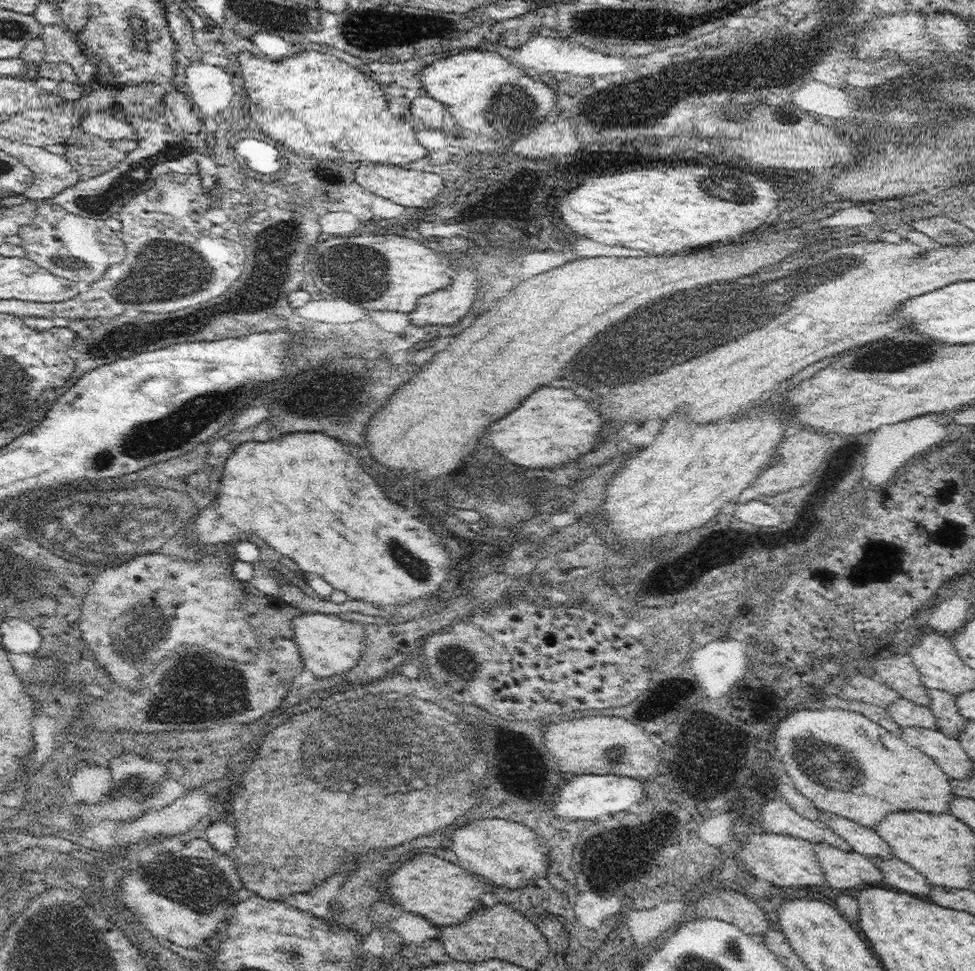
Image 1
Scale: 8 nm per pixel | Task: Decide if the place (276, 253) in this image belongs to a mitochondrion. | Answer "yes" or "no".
no

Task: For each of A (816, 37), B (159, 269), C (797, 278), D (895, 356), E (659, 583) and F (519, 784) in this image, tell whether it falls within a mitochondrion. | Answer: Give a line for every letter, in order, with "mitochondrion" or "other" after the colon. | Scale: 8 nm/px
A: other
B: mitochondrion
C: mitochondrion
D: mitochondrion
E: other
F: other

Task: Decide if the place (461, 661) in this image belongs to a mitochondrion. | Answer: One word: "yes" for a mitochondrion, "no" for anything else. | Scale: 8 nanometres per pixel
yes

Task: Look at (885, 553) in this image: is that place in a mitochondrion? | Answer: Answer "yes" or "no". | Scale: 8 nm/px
no

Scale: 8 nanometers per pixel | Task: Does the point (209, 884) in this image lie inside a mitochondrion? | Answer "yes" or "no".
yes

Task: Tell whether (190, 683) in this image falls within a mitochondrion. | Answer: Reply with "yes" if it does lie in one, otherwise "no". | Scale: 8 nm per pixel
yes

